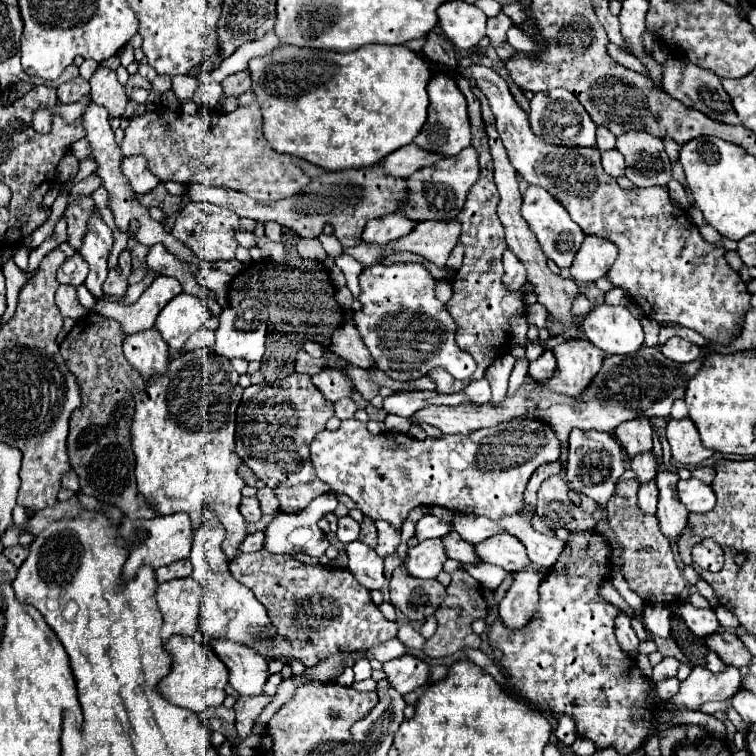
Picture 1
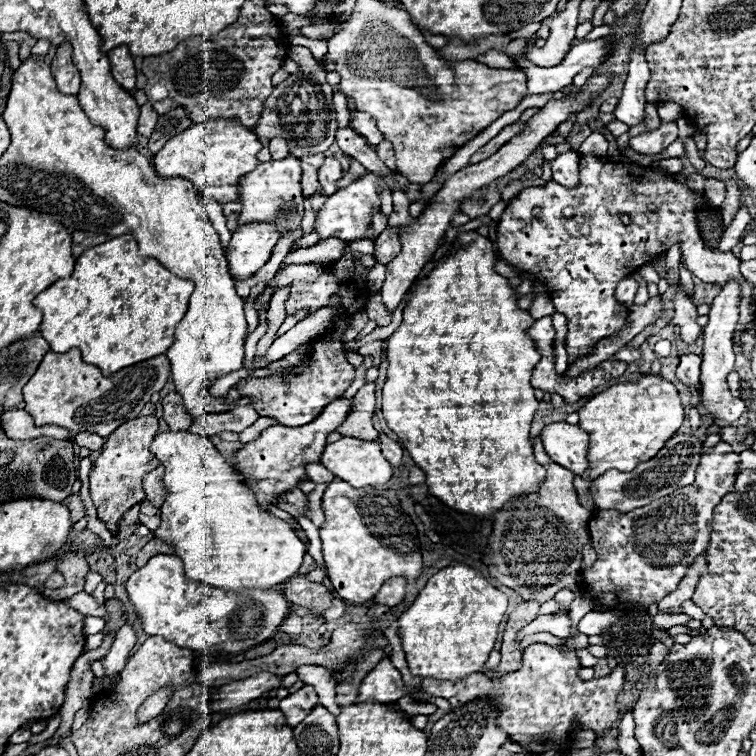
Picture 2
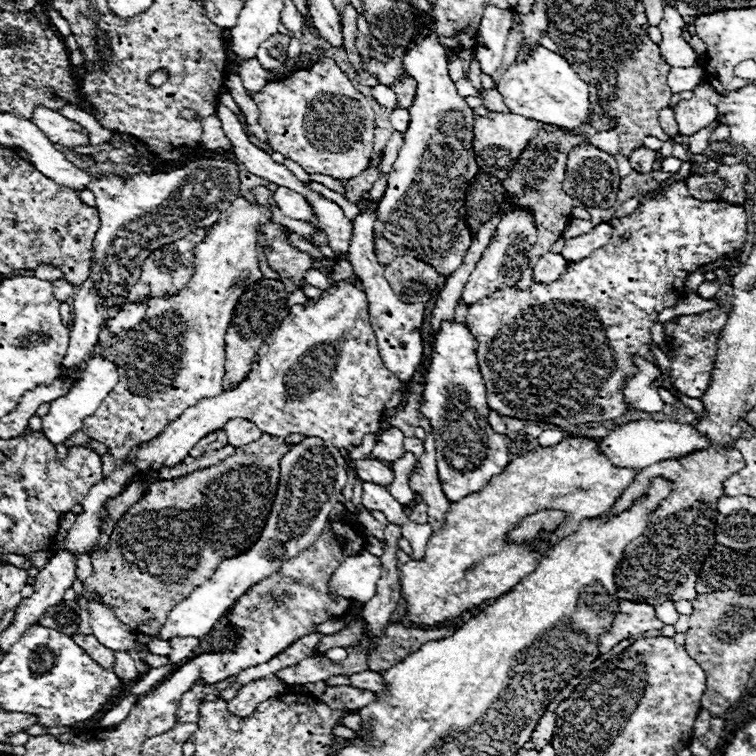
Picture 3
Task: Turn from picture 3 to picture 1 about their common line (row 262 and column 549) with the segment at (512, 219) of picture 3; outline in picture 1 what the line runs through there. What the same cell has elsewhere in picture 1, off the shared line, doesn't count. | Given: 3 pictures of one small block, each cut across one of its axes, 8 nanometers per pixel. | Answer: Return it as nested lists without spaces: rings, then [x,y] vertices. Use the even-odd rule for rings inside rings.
[[[550,476],[542,482],[538,490],[536,514],[546,522],[546,526],[574,530],[592,530],[596,520],[592,514],[574,506],[568,498],[568,484],[560,476]]]

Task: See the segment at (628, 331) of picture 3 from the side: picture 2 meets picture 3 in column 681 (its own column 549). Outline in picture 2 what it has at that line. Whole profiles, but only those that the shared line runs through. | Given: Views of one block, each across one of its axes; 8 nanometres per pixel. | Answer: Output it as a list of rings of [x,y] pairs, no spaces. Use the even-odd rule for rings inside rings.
[[[594,156],[580,158],[580,172],[578,172],[578,186],[564,188],[550,180],[544,188],[526,188],[514,200],[508,202],[506,210],[498,220],[498,234],[496,234],[496,248],[500,258],[504,258],[510,266],[516,266],[522,272],[534,274],[536,280],[544,280],[546,294],[550,296],[556,312],[564,314],[568,320],[568,334],[566,334],[566,350],[568,362],[572,364],[578,358],[592,354],[596,344],[612,334],[618,334],[628,324],[630,308],[616,300],[616,284],[638,270],[642,264],[652,262],[658,252],[668,250],[672,244],[680,242],[682,260],[688,270],[698,276],[702,282],[726,286],[728,280],[736,280],[740,284],[740,296],[752,298],[754,286],[740,274],[740,260],[732,252],[718,252],[704,246],[698,226],[696,226],[696,208],[700,198],[686,188],[684,184],[672,180],[666,172],[652,170],[650,166],[638,164],[622,164],[622,162],[608,162]],[[648,204],[654,204],[654,210],[648,210]],[[542,206],[542,214],[538,218],[532,216],[532,208]],[[566,206],[574,208],[572,218],[564,218],[562,210]],[[620,214],[628,214],[632,224],[624,226],[620,222]]]

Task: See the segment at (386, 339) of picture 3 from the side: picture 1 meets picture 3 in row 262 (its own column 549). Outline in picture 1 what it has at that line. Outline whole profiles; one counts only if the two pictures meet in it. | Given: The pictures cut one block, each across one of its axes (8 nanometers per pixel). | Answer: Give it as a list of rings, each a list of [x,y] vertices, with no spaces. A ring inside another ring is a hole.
[[[544,352],[538,360],[530,362],[530,378],[534,378],[536,382],[544,382],[548,380],[556,370],[556,360],[554,360],[554,354],[552,352]]]

